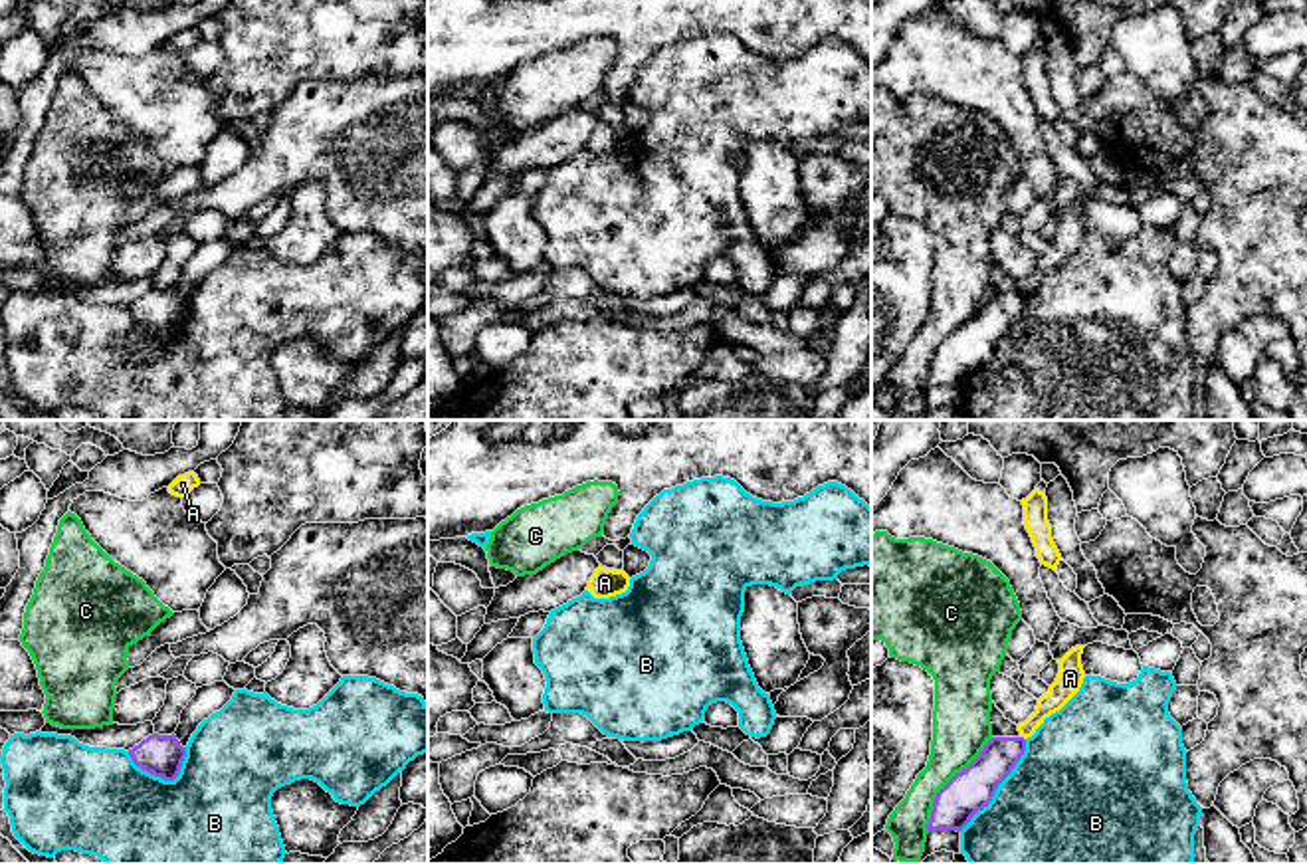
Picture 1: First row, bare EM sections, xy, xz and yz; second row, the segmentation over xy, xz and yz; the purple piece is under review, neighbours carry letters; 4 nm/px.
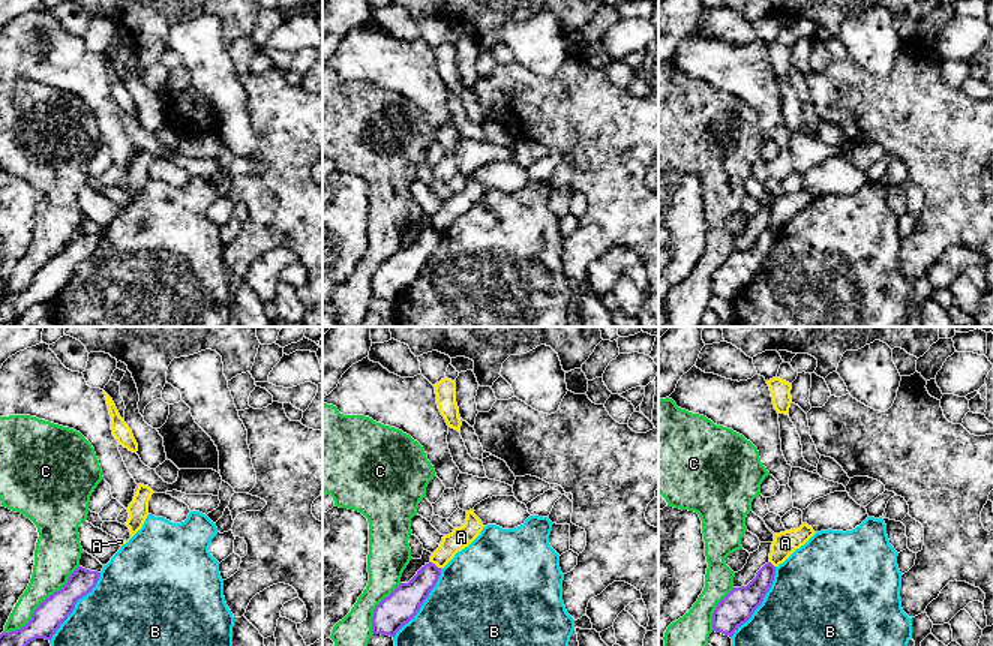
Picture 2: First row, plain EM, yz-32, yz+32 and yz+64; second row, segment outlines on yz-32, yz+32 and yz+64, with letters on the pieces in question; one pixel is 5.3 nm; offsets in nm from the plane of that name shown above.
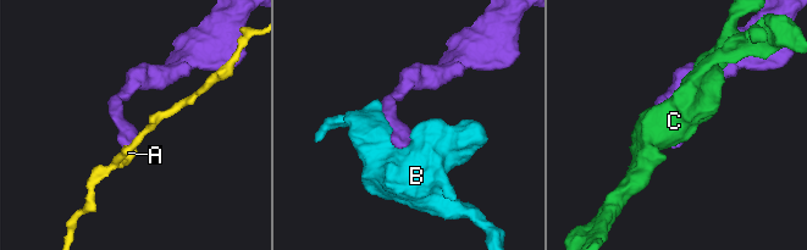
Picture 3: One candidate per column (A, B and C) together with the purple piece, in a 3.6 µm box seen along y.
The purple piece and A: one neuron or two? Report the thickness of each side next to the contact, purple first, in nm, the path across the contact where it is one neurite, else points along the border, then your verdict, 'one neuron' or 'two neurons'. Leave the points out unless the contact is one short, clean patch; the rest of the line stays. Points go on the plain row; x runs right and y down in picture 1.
calibres 160 and 100 nm; border yz (1020, 292), (1024, 296); two neurons

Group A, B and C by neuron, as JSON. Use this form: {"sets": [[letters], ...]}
{"sets": [["A"], ["B"], ["C"]]}

